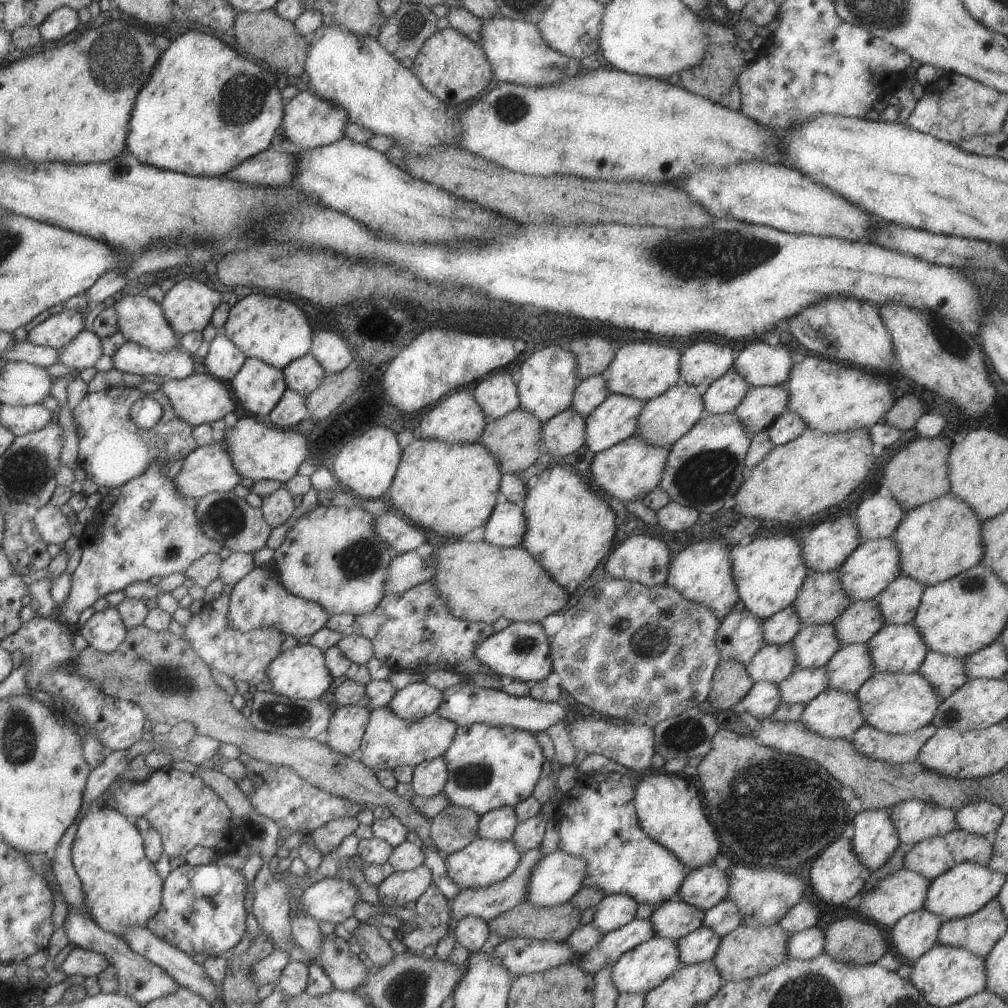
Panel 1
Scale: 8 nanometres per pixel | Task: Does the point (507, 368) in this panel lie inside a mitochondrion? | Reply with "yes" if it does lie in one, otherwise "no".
no

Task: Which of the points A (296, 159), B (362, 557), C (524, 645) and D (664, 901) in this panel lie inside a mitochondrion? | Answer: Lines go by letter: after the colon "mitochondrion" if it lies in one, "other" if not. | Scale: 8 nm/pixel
A: other
B: mitochondrion
C: mitochondrion
D: other

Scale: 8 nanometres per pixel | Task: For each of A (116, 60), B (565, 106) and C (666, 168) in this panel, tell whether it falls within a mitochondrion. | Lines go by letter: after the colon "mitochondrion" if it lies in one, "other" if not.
A: mitochondrion
B: other
C: other

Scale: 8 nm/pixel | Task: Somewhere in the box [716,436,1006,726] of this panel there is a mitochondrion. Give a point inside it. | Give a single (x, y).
(975, 584)

